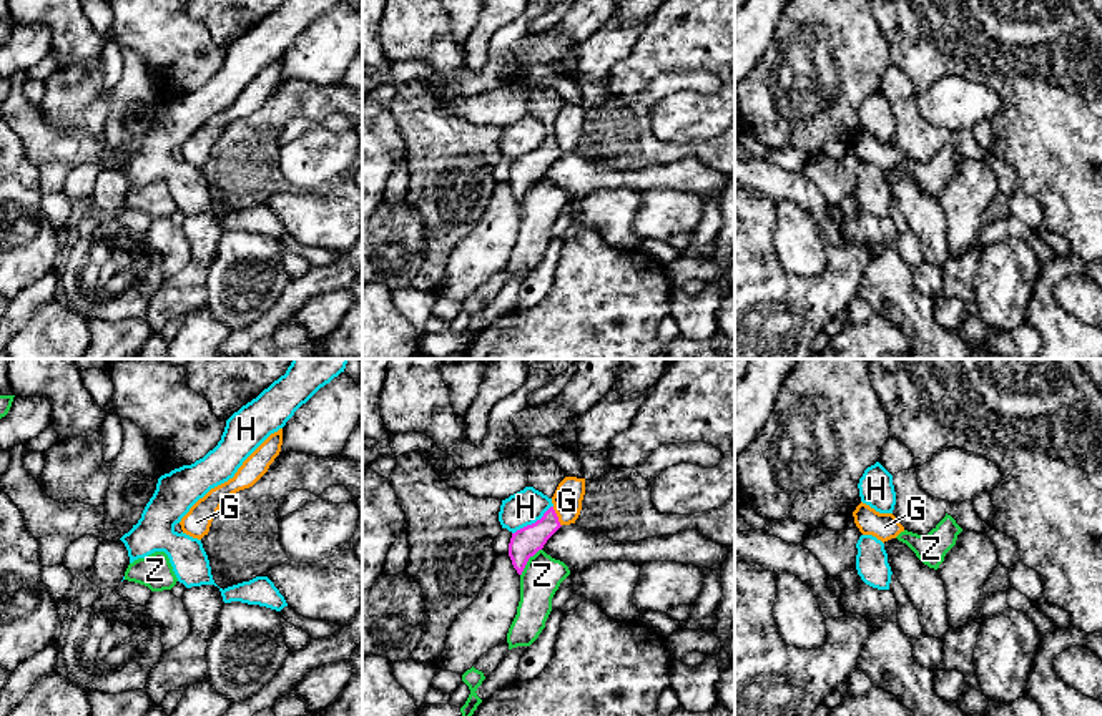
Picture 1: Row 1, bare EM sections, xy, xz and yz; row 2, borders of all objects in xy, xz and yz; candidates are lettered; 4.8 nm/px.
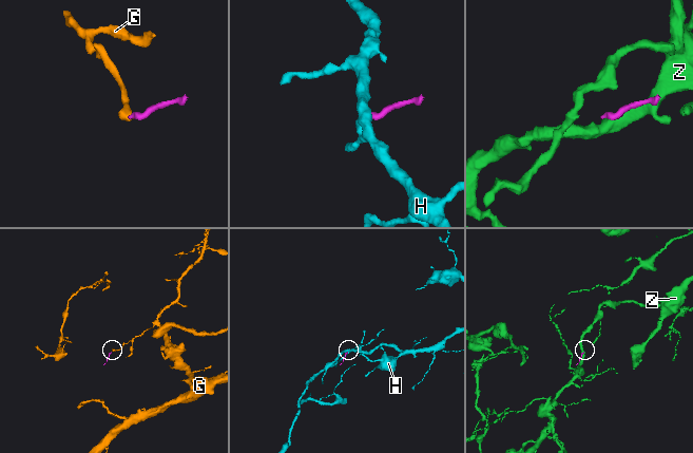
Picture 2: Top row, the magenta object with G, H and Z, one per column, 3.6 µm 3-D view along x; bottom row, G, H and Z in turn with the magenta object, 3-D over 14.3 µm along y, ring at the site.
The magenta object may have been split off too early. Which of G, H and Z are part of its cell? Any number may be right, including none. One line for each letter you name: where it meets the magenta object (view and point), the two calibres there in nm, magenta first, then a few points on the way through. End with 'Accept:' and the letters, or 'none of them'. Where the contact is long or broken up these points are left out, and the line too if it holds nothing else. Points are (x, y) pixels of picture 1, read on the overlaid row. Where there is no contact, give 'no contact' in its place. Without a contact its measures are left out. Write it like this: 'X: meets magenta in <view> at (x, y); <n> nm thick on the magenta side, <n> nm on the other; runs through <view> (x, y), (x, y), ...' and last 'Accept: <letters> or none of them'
Accept: none of them

